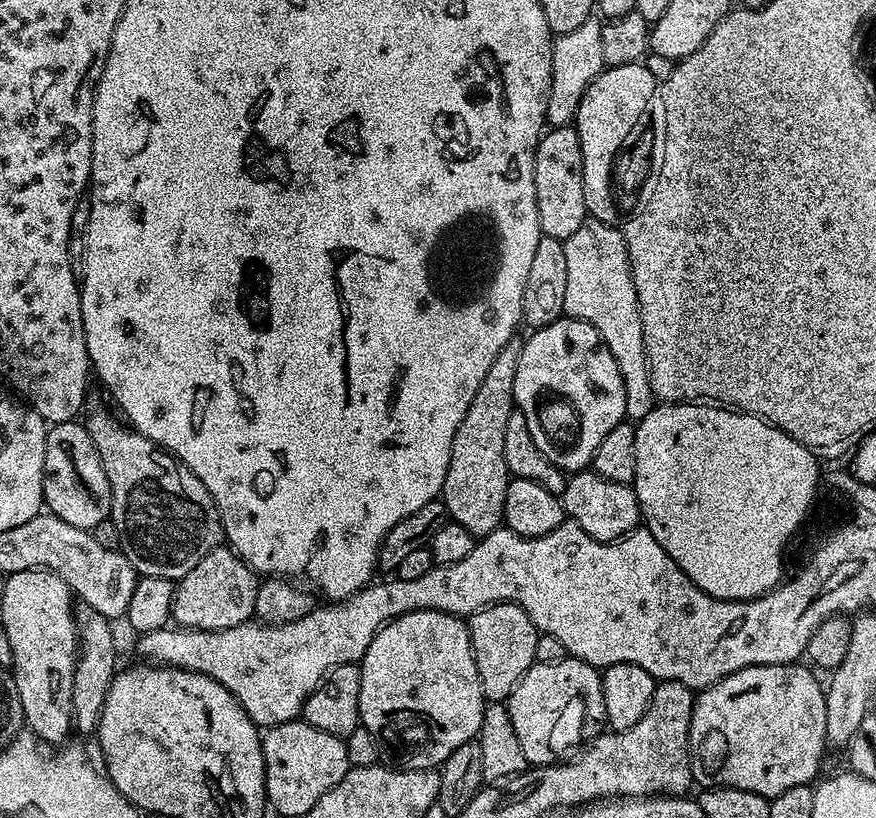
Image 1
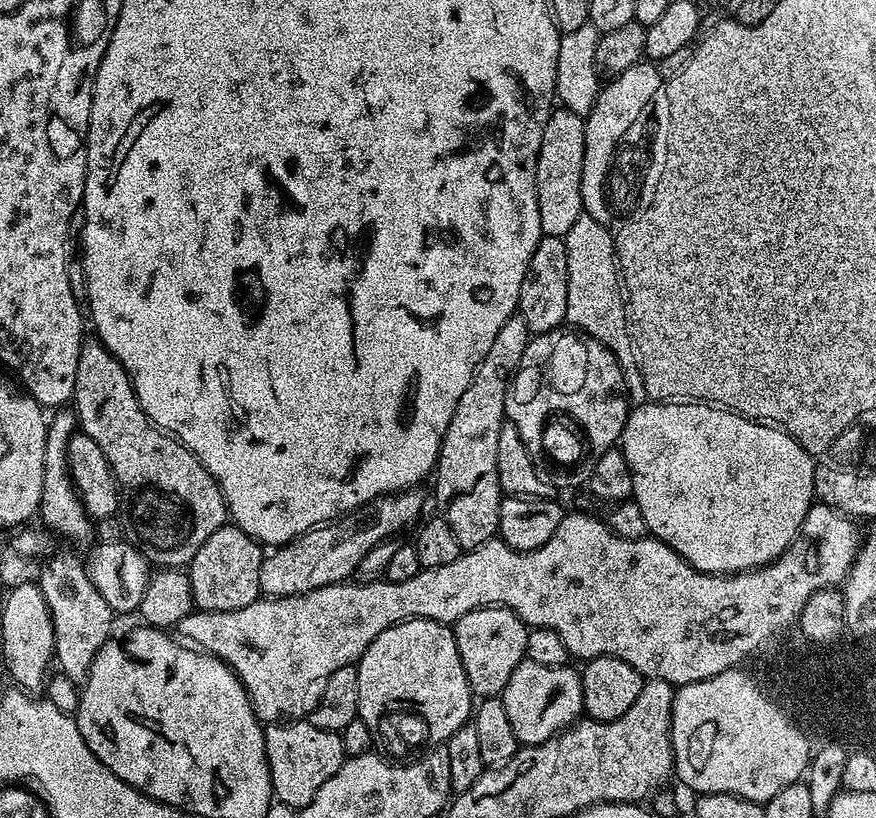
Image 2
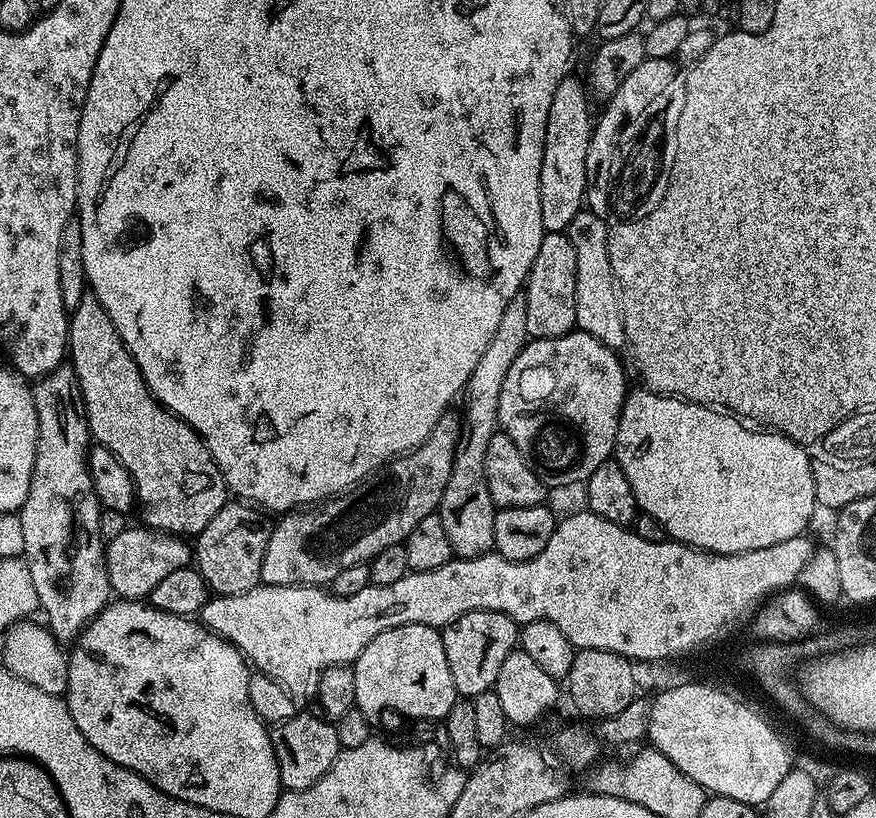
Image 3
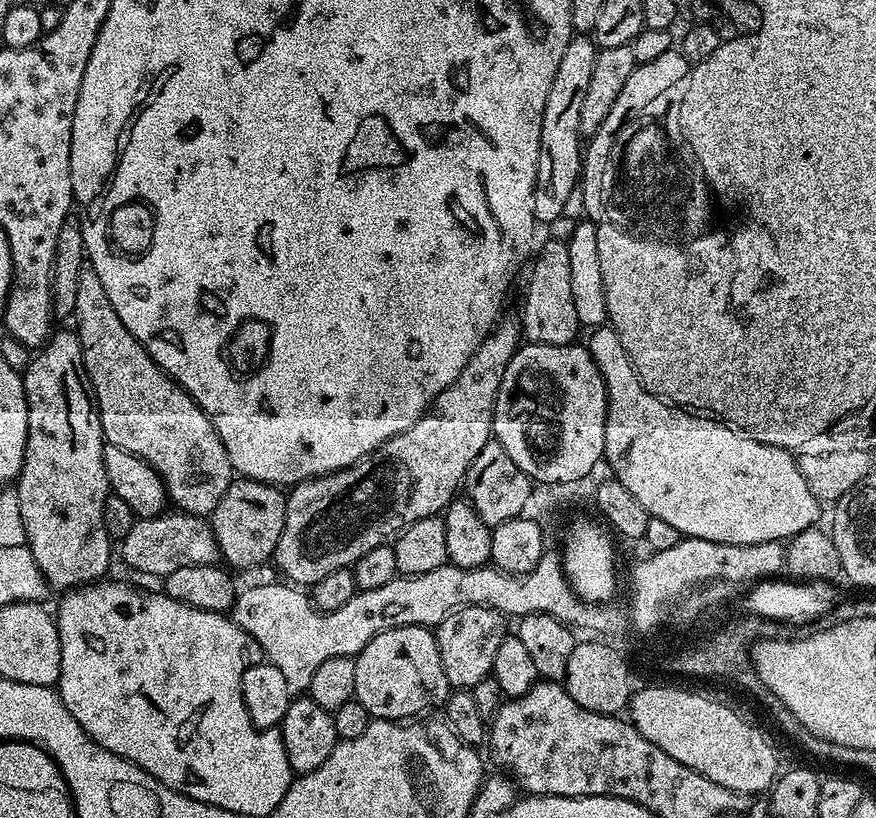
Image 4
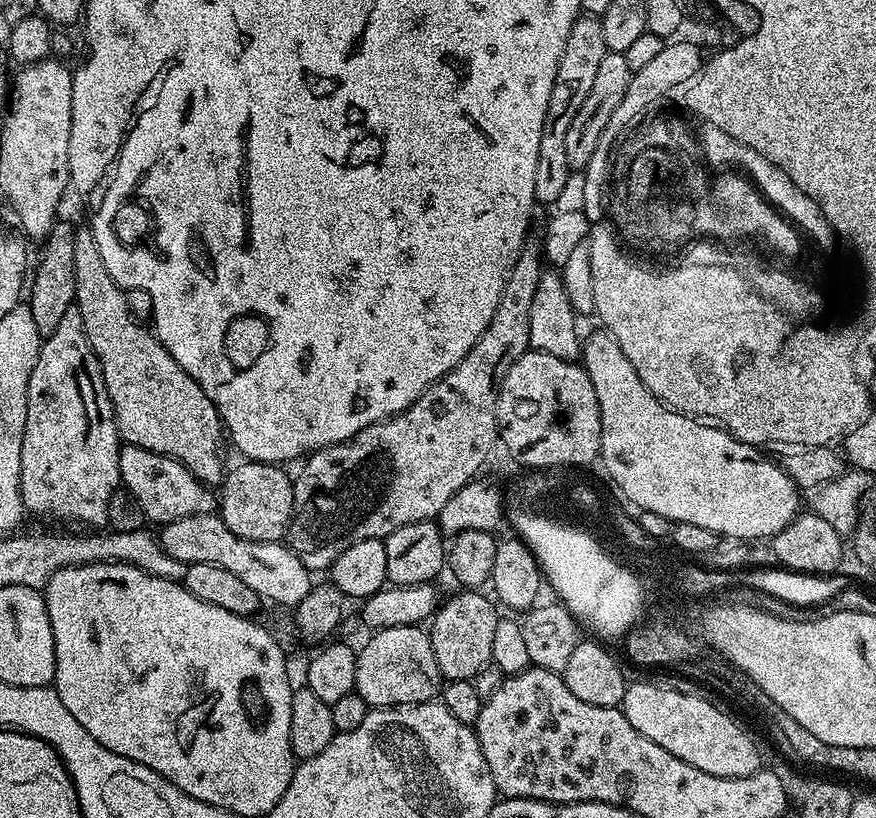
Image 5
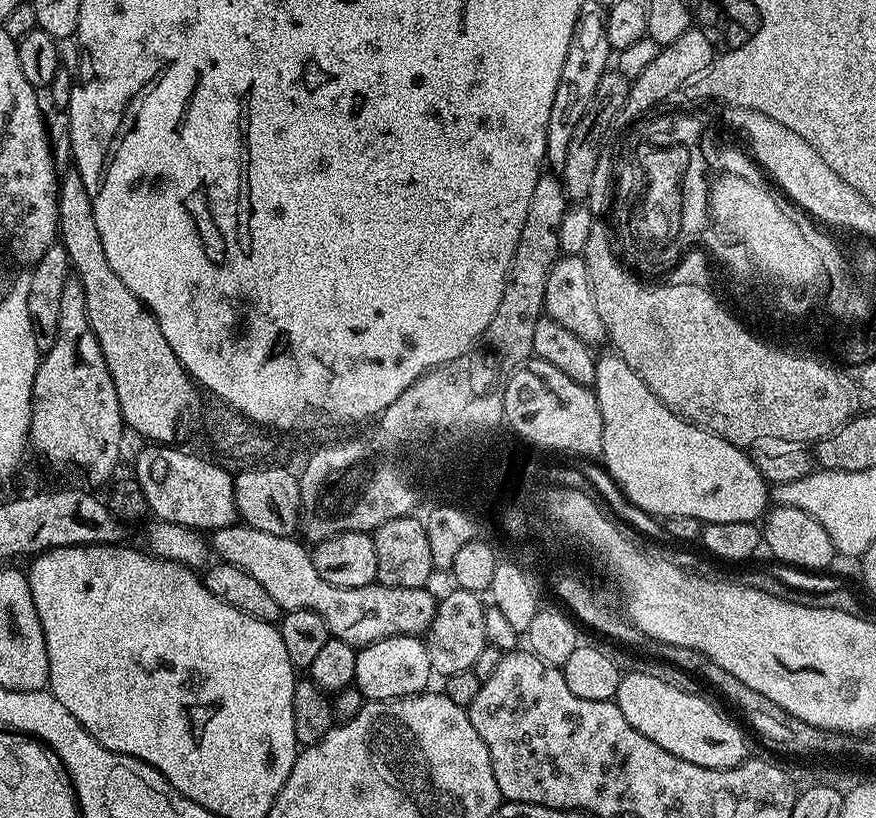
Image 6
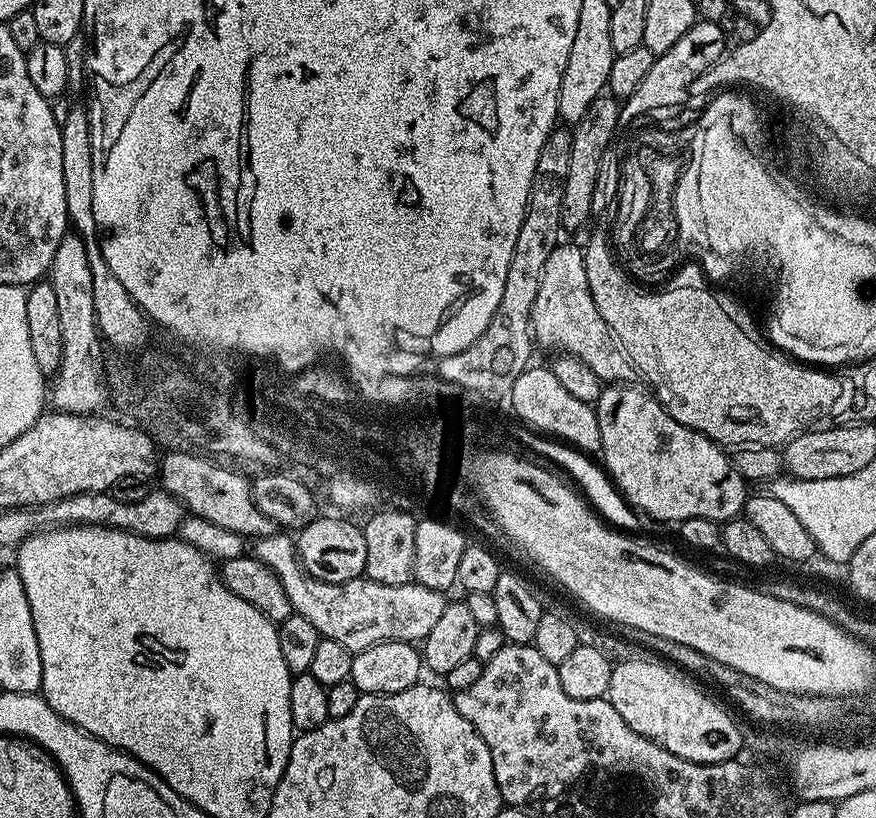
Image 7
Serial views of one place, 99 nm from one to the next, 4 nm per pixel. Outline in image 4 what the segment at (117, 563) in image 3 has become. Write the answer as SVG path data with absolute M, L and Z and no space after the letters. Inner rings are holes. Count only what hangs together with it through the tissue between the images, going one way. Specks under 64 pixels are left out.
M187 514L168 515L153 516L151 520L137 519L136 525L130 530L130 534L126 534L126 538L119 541L118 556L121 556L134 571L145 572L146 575L157 576L157 578L174 574L174 570L182 570L182 566L210 564L217 559L216 536L213 534L211 523L207 519Z

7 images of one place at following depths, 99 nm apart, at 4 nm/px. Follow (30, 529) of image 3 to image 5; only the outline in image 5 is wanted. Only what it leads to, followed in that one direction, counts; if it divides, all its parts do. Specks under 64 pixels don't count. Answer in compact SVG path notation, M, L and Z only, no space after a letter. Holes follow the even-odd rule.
M74 307L66 310L66 314L58 322L54 334L43 337L38 354L38 362L34 362L34 370L30 374L28 387L28 409L26 410L26 430L22 442L22 502L29 513L36 516L45 516L48 520L69 520L72 524L89 524L89 529L100 530L108 522L108 503L110 494L114 494L121 487L118 458L122 441L116 433L116 415L112 409L110 398L106 394L106 382L102 378L102 370L90 342L86 338L86 330L82 326L82 314Z

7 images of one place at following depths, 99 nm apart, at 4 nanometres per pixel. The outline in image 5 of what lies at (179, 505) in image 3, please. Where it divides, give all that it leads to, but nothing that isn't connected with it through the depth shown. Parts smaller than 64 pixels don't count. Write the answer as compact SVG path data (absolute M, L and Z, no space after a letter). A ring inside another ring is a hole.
M82 226L76 228L74 234L74 286L76 290L75 308L82 314L82 326L86 330L86 338L94 350L94 354L100 363L102 378L106 382L106 394L112 403L112 409L116 415L116 433L119 434L124 444L142 446L154 454L162 454L182 462L186 470L194 474L202 483L216 486L223 481L226 475L226 463L220 457L220 432L222 436L222 421L220 409L198 386L178 362L162 346L162 342L156 337L151 327L142 325L136 321L132 313L132 304L128 301L129 293L110 278L110 270L102 262L102 253L98 250L98 242L94 242L94 234L91 227Z

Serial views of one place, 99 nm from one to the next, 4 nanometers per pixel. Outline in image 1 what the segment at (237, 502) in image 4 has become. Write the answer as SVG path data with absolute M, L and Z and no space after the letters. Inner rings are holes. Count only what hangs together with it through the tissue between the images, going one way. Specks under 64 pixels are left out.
M227 546L212 548L175 585L172 593L171 619L182 628L226 630L230 626L247 624L254 616L254 598L258 598L257 573L253 572L237 552Z

